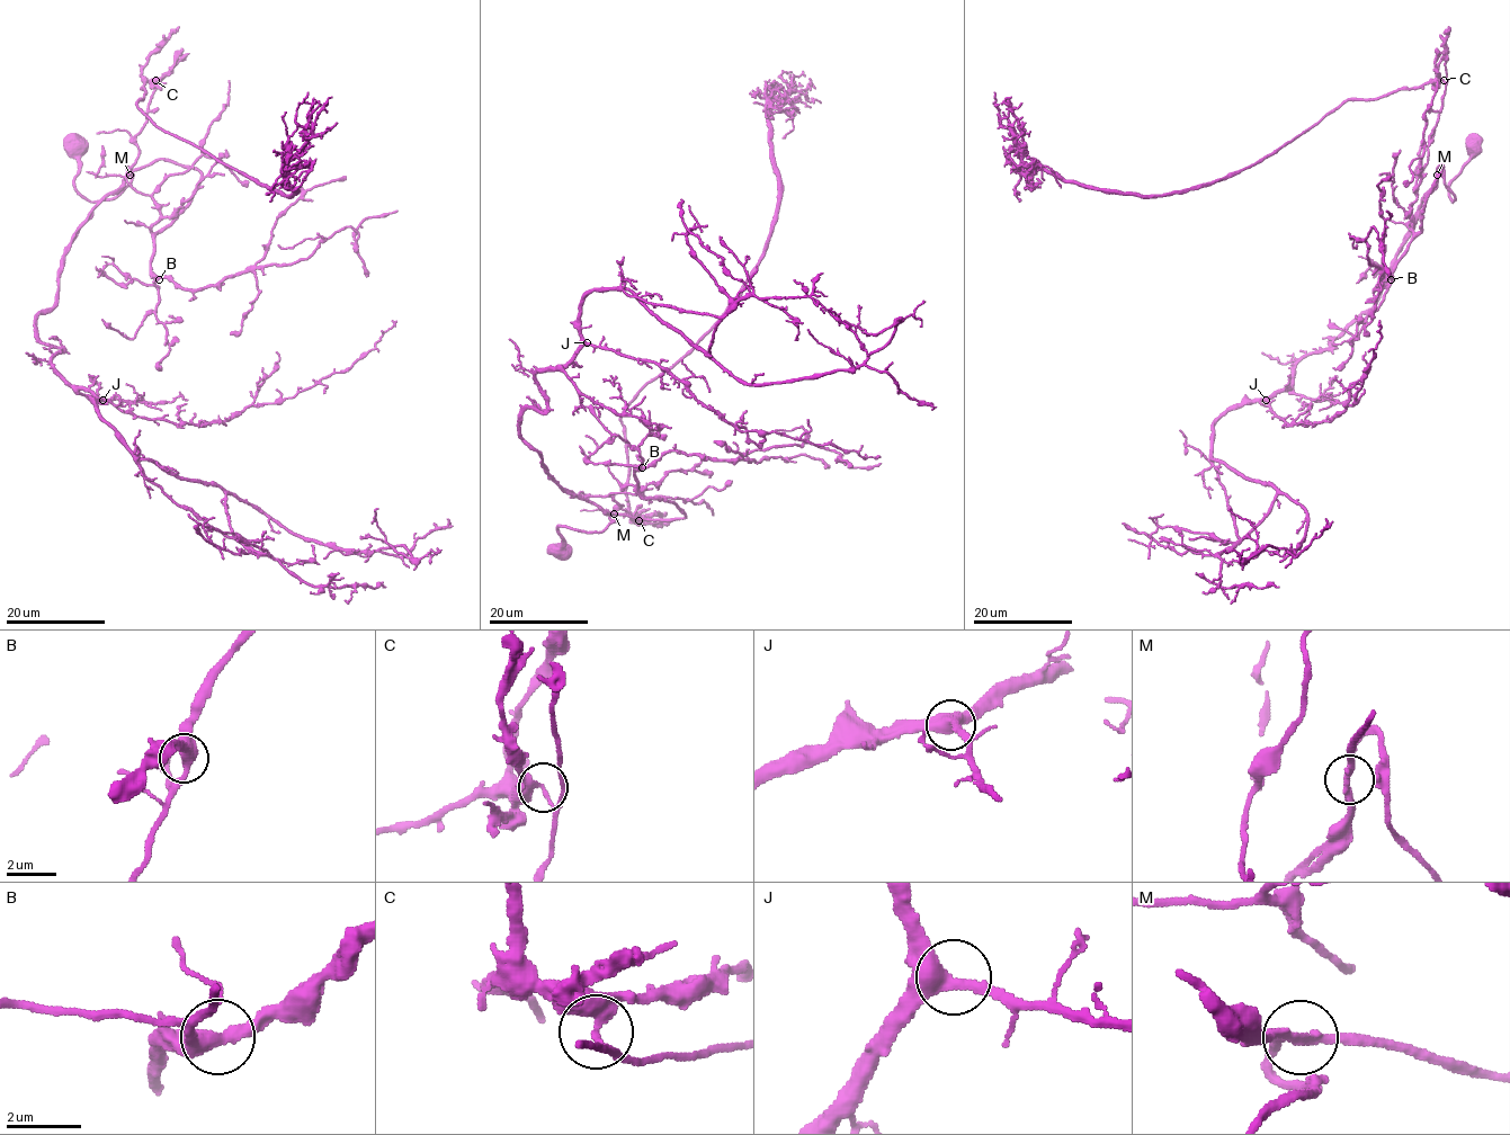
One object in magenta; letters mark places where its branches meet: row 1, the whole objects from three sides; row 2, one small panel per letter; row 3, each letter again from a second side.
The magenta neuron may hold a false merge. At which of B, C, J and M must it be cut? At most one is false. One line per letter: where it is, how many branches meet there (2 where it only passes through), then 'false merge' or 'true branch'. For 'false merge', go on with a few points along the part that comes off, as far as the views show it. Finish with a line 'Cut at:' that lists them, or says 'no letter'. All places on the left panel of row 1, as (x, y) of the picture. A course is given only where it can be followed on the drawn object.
B: at (159, 279); 3 branches meet; true branch
C: at (155, 80); 3 branches meet; false merge; foreign part runs (154, 80), (137, 101), (145, 114), (282, 195), (295, 193), (284, 170), (305, 142), (295, 121), (307, 92)
J: at (103, 400); 3 branches meet; true branch
M: at (130, 175); 3 branches meet; true branch
Cut at: C

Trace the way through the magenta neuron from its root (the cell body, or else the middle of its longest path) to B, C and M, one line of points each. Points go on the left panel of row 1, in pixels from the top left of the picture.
B: (74, 144), (74, 185), (90, 200), (114, 198), (126, 167), (169, 159), (200, 173), (153, 237), (159, 279)
C: (74, 144), (90, 200), (126, 167), (195, 168), (166, 228), (125, 178), (154, 80)
M: (74, 144), (78, 162), (74, 185), (88, 199), (114, 198), (131, 179), (126, 167), (130, 175)

